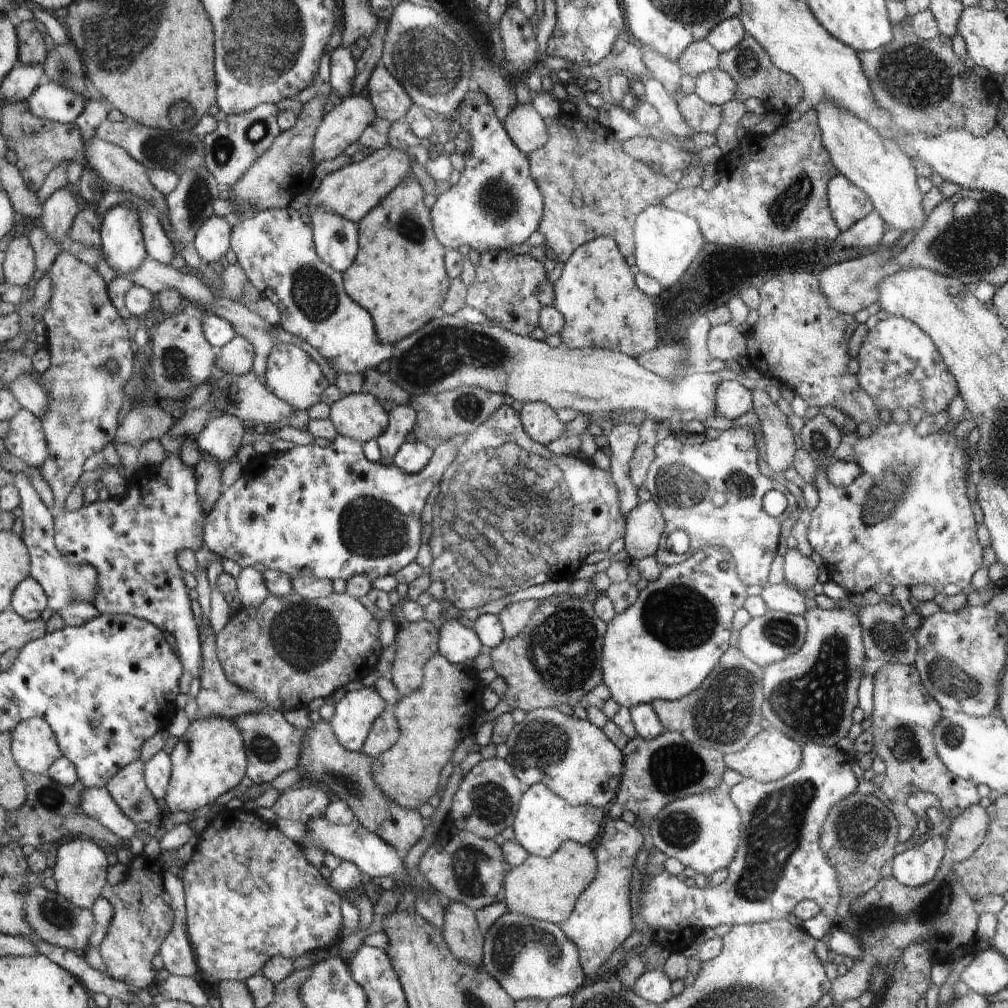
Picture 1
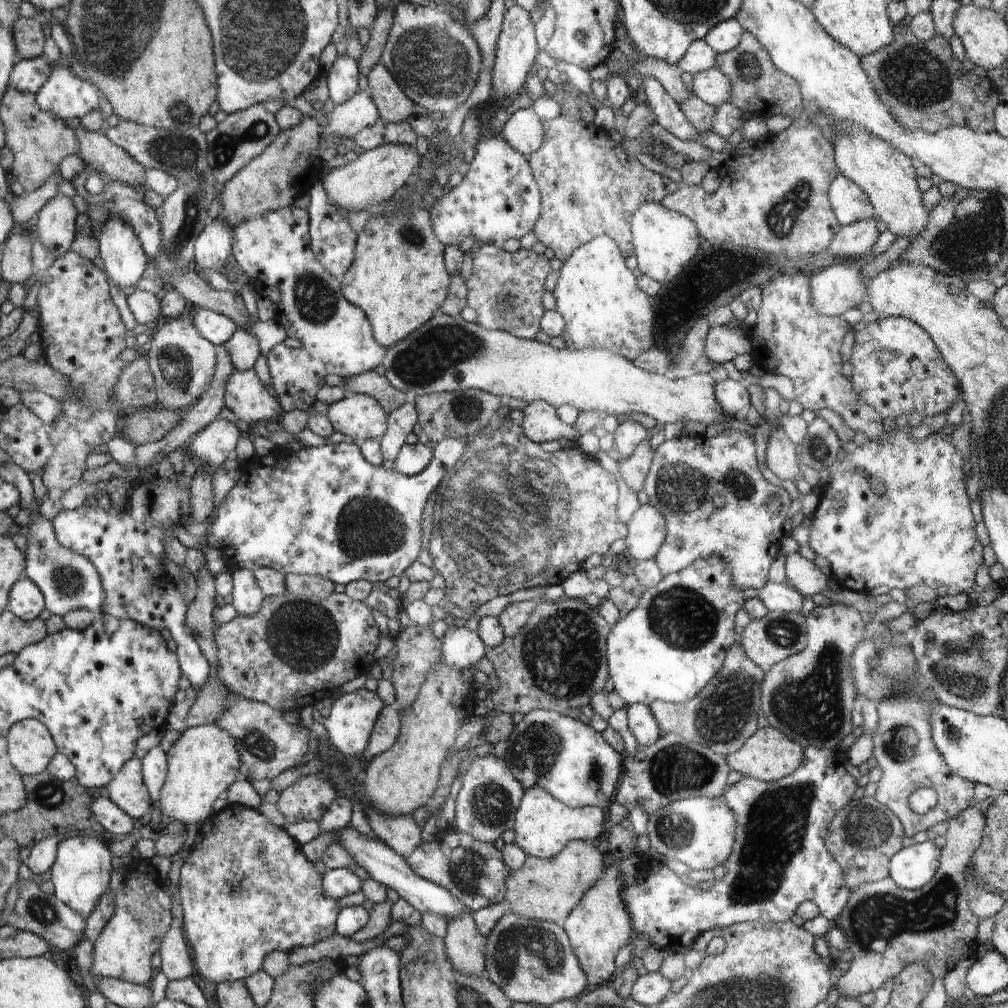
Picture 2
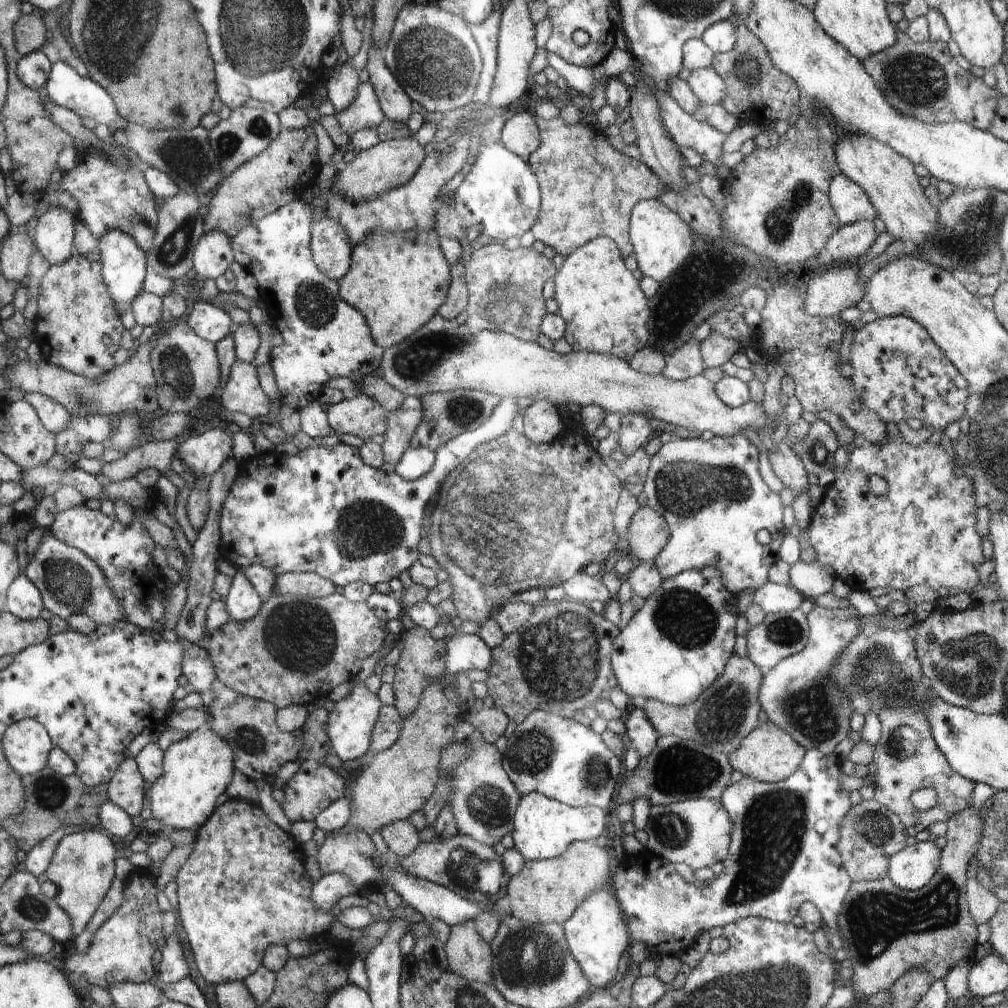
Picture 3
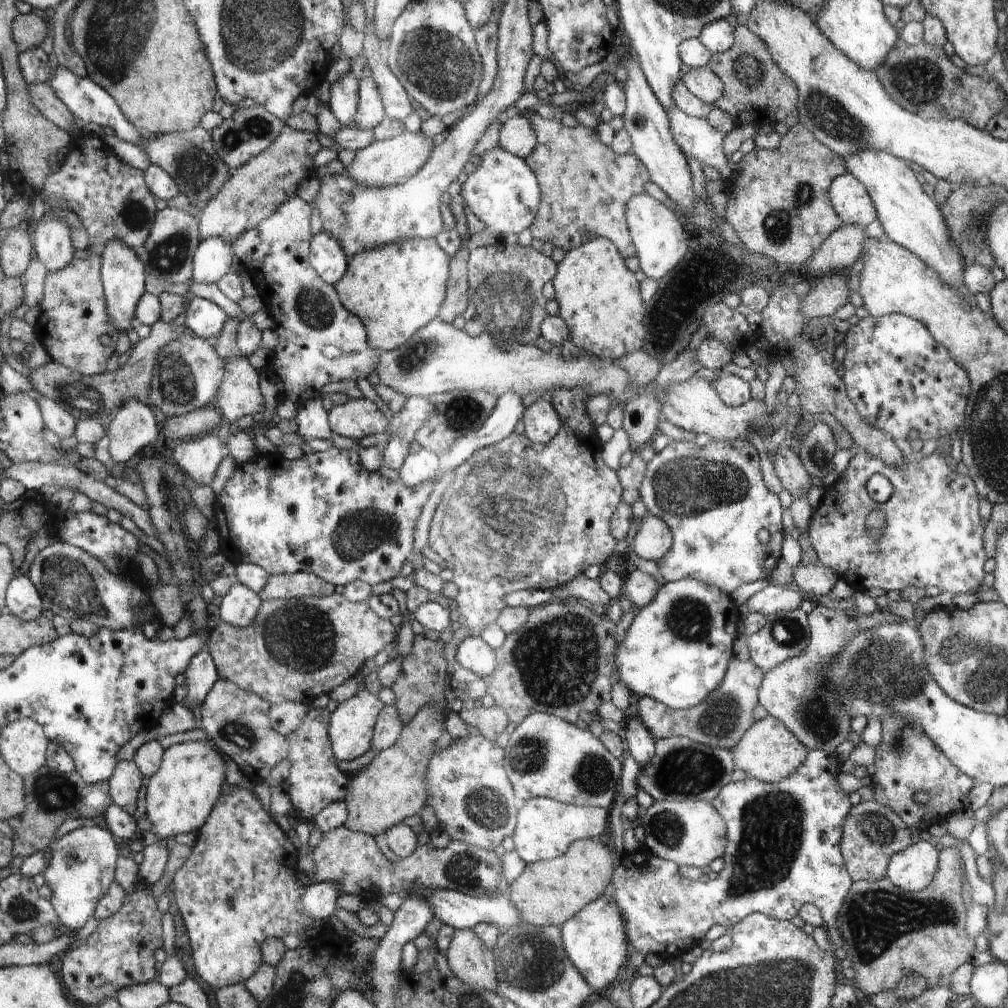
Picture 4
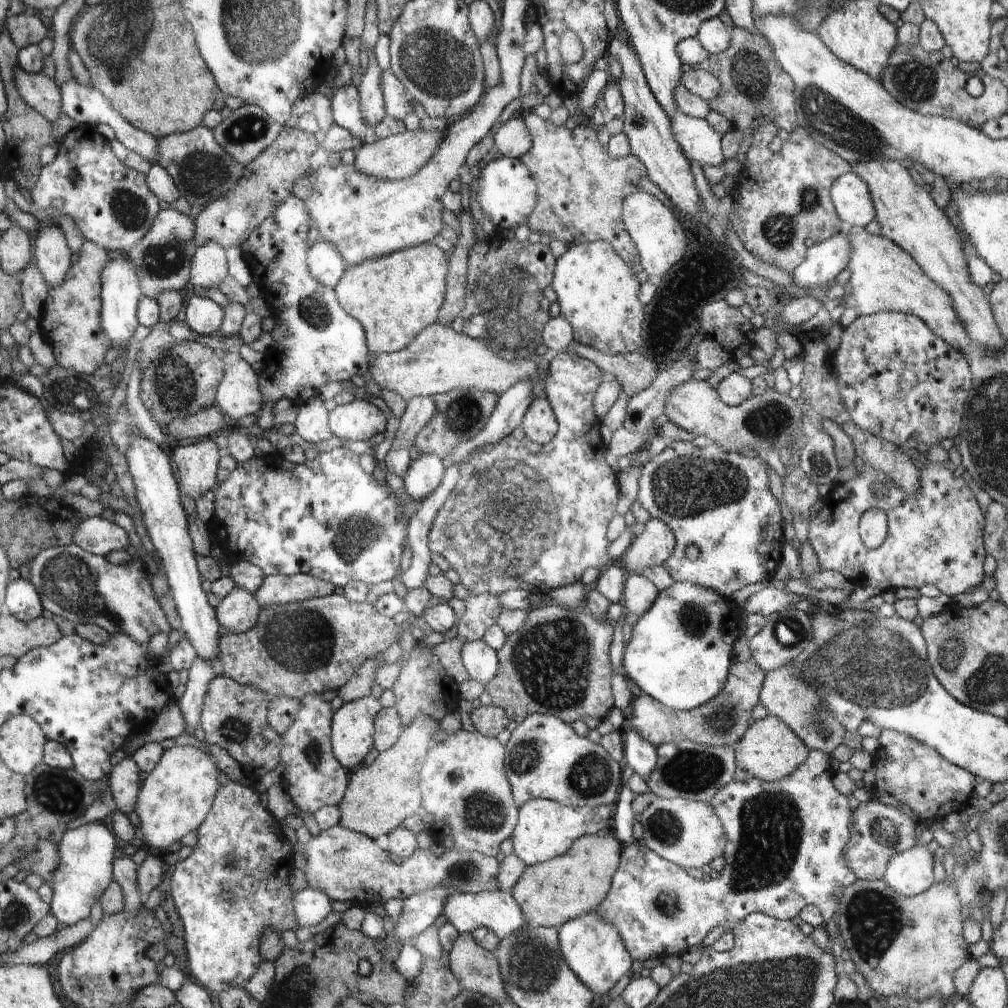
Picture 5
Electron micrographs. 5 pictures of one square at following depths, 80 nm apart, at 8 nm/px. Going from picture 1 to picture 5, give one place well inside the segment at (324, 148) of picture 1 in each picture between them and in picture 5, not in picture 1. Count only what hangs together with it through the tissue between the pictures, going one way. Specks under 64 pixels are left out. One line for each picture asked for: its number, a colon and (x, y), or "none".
2: (347, 120)
3: (365, 113)
4: (370, 113)
5: (373, 109)

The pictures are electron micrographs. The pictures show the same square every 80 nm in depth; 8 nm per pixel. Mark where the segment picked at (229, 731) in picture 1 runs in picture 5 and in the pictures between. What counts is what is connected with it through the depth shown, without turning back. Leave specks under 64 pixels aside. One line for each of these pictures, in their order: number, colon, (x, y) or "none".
2: (203, 762)
3: (196, 770)
4: (182, 794)
5: (176, 797)

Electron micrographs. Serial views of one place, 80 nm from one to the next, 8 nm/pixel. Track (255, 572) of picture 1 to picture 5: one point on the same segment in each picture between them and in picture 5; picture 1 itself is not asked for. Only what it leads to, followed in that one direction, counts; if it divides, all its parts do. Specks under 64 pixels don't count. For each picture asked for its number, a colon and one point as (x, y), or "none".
2: (247, 598)
3: (242, 602)
4: (239, 607)
5: (238, 611)

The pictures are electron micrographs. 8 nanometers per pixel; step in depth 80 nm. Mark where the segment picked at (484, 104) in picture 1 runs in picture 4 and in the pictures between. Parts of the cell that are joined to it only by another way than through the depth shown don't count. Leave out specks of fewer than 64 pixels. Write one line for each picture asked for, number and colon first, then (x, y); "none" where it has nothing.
2: (498, 199)
3: (501, 194)
4: (503, 192)

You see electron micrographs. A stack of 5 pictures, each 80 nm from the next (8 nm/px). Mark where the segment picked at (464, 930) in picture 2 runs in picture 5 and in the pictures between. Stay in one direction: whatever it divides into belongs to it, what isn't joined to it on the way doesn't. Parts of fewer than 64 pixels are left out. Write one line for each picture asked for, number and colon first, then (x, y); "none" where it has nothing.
3: (469, 955)
4: (470, 959)
5: (478, 970)

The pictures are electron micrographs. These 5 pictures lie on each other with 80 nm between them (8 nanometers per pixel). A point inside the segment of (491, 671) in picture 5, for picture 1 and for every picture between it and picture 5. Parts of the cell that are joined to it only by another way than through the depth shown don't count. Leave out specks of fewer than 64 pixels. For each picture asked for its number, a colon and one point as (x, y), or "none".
1: (458, 644)
2: (462, 648)
3: (464, 651)
4: (473, 654)

